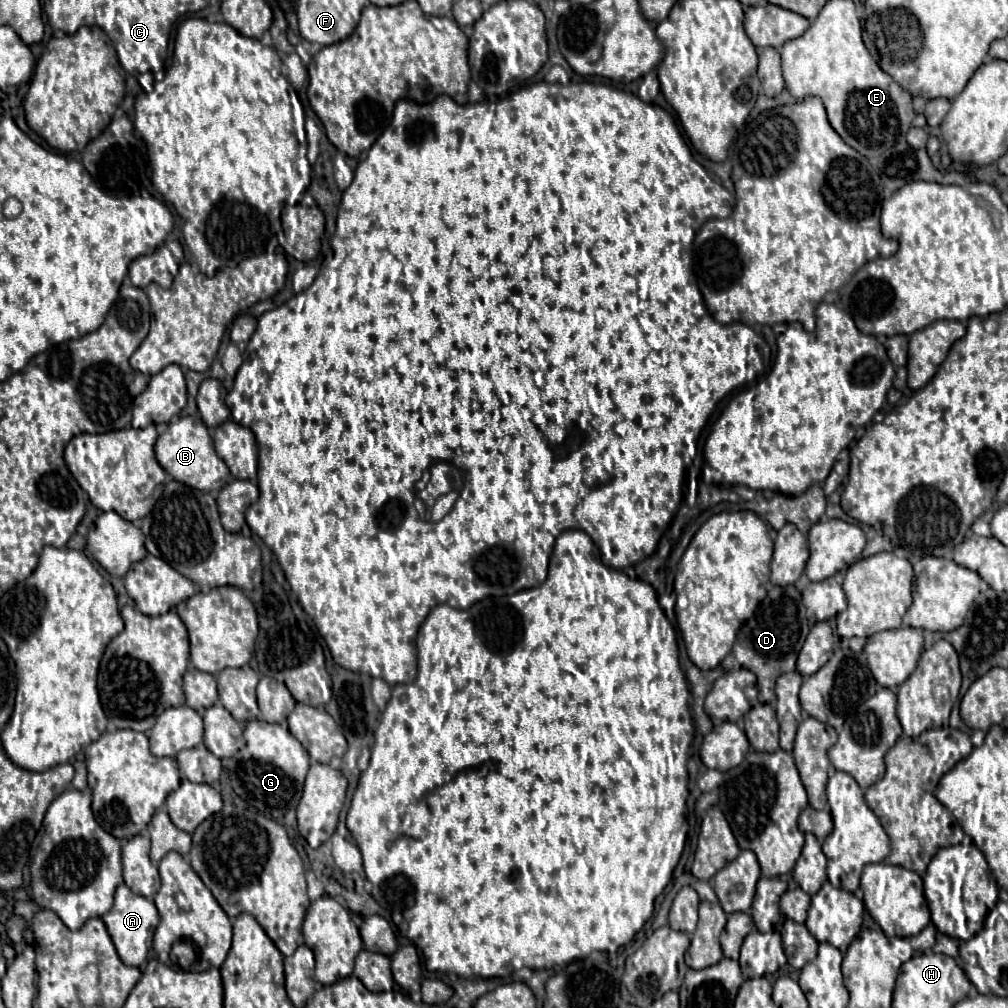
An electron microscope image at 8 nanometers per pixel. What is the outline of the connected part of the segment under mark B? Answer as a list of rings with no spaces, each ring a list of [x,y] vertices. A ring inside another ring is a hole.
[[[189,415],[189,417],[179,417],[173,423],[169,423],[169,429],[159,435],[155,443],[155,455],[159,465],[179,483],[185,483],[193,489],[199,491],[219,491],[223,485],[231,481],[231,473],[223,459],[215,453],[213,439],[209,437],[207,427],[203,425],[201,417]]]

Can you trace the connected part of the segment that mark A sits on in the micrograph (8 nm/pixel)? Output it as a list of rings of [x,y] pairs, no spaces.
[[[119,885],[119,889],[115,891],[115,903],[113,903],[111,911],[107,915],[103,915],[103,923],[111,935],[111,941],[117,949],[119,959],[125,965],[139,967],[147,959],[147,953],[153,945],[153,933],[155,933],[155,927],[159,925],[159,913],[151,899],[131,893],[131,889],[127,889],[127,885]]]

